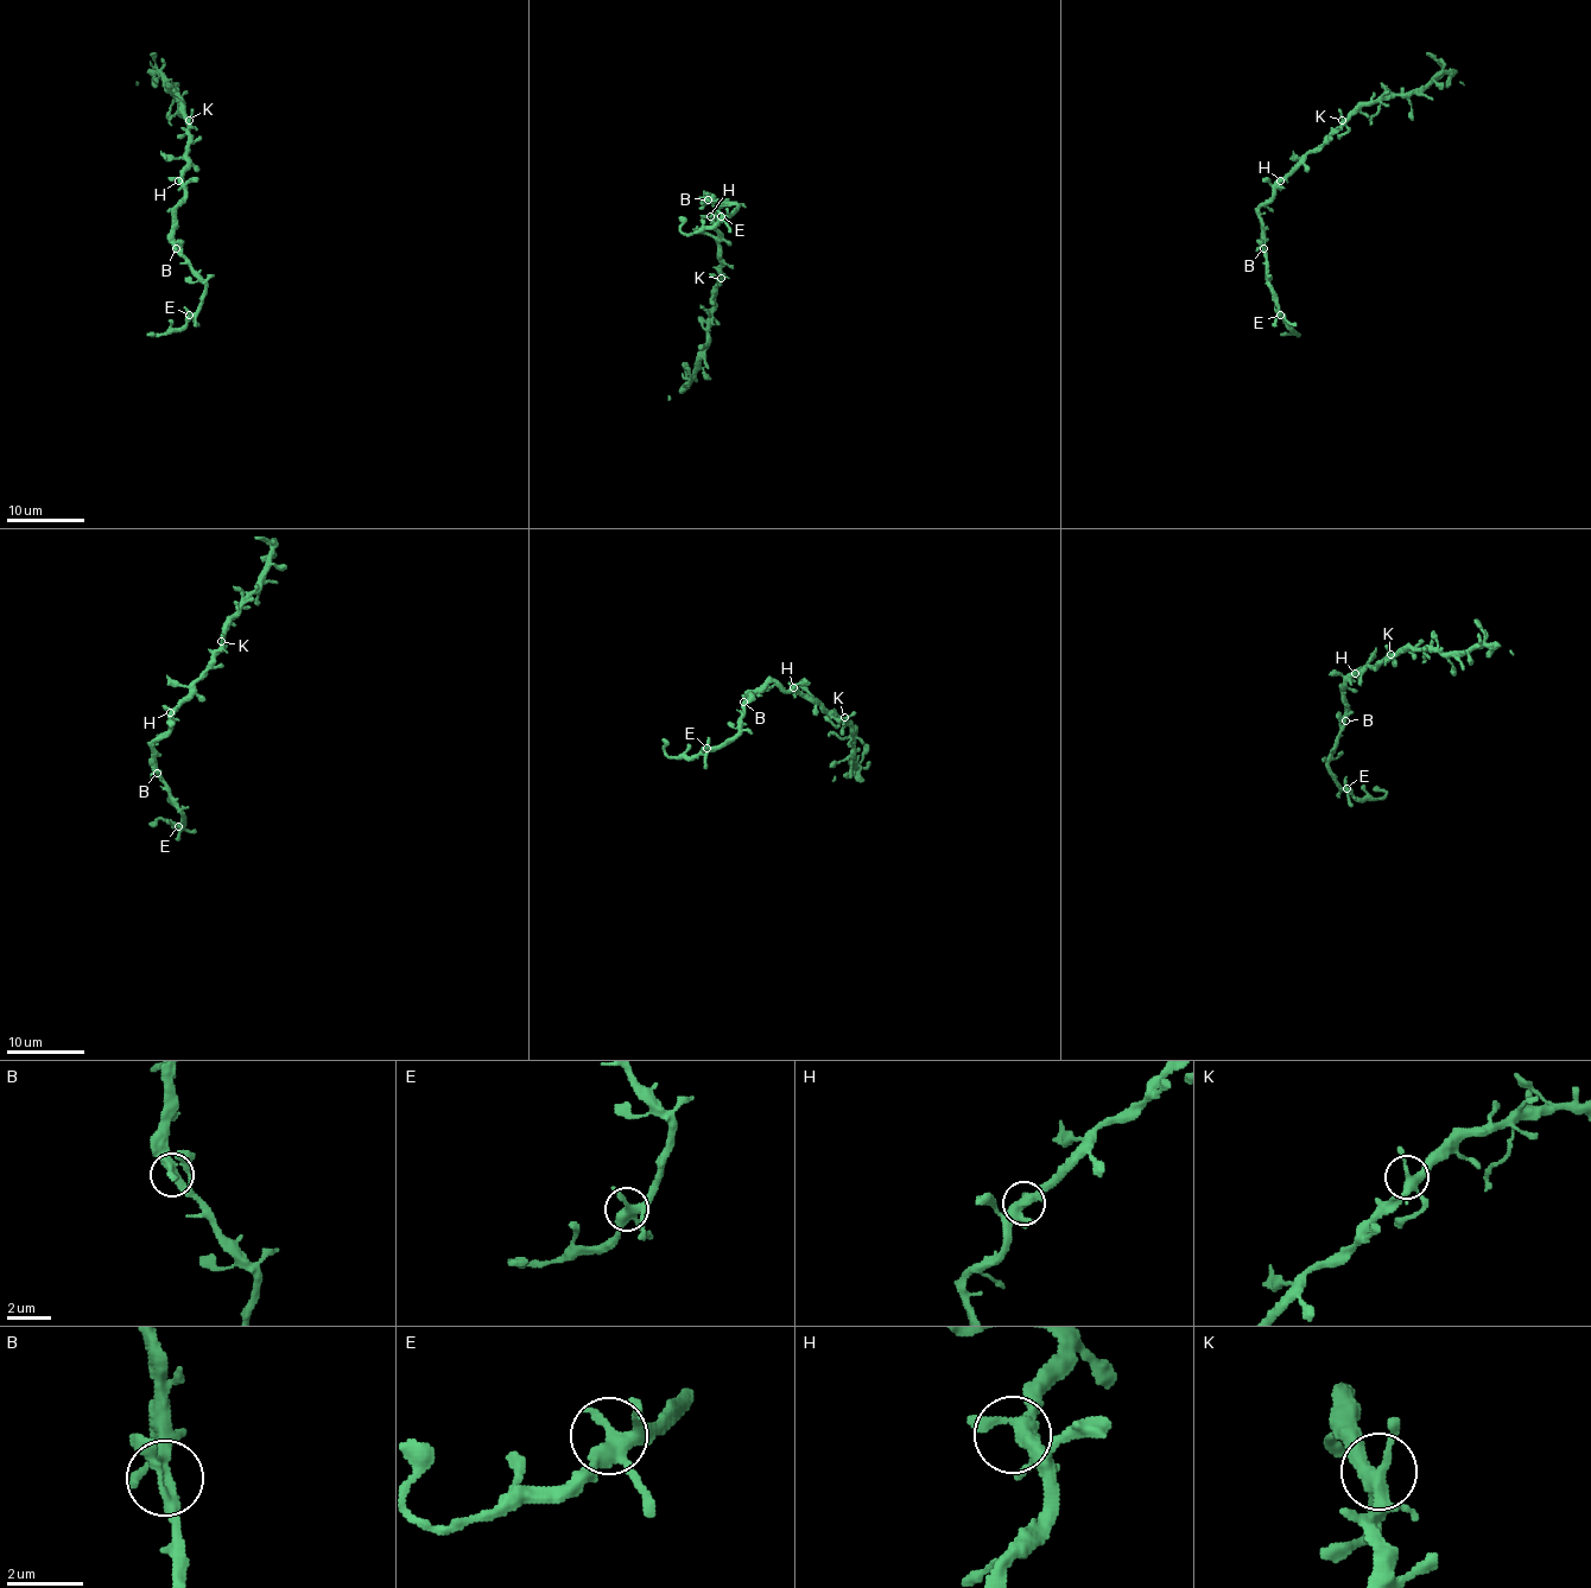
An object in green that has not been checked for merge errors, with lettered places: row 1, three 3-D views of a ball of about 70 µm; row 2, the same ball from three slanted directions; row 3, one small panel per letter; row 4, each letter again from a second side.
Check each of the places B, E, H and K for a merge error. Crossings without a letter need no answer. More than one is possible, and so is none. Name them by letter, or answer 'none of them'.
none of them

